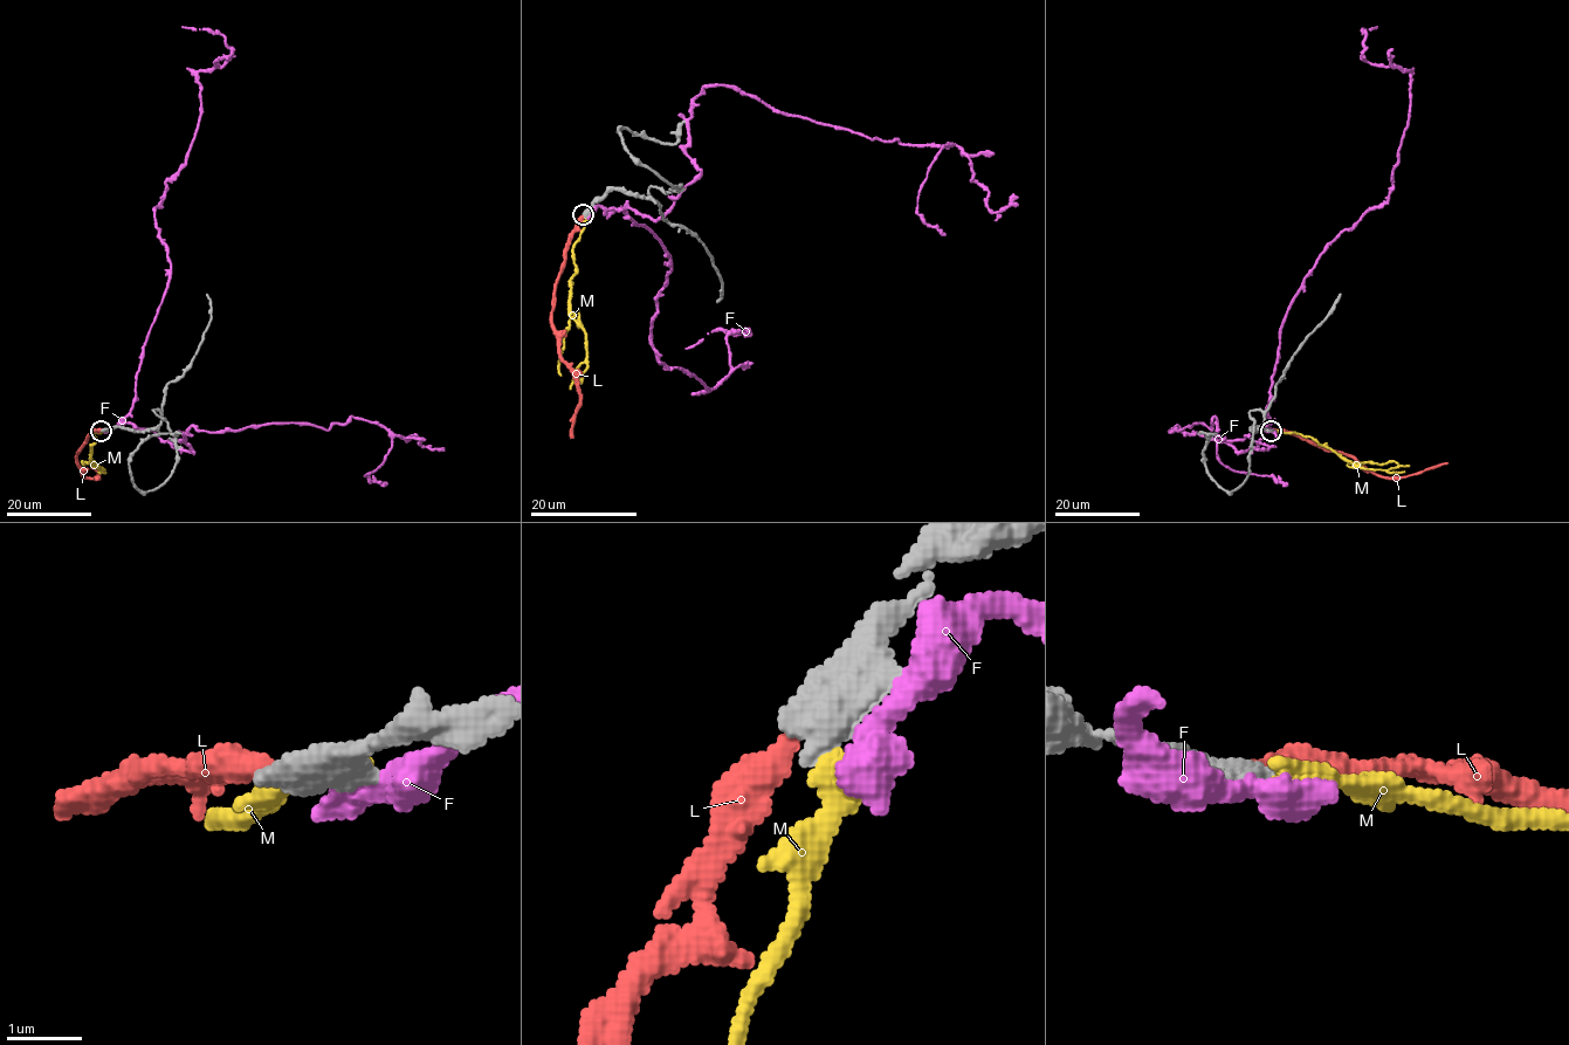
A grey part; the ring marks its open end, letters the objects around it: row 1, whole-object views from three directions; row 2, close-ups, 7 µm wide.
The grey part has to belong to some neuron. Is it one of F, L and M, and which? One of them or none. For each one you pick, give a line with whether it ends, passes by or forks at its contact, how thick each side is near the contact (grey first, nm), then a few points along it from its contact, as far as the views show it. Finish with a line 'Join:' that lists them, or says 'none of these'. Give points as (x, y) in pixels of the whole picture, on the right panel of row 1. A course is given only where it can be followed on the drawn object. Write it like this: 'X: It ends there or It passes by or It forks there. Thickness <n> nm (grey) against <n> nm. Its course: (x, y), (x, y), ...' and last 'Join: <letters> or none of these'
Join: none of these

